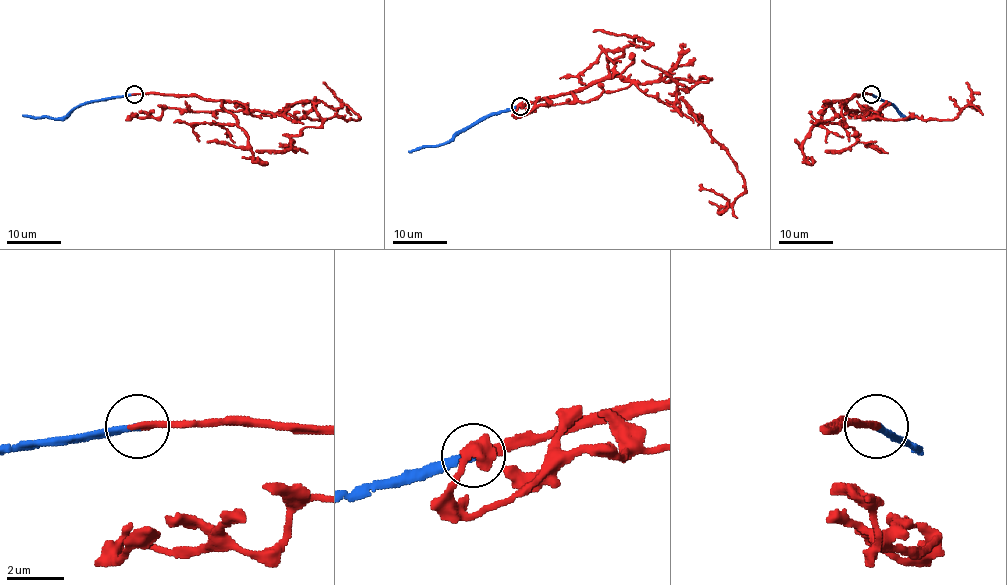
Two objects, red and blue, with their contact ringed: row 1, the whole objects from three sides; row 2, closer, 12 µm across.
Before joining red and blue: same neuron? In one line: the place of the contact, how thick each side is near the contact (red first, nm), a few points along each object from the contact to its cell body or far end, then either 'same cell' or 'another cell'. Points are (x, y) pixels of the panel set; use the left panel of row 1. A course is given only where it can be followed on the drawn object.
place (134, 94); calibres 300 and 240 nm; course red (134, 94), (238, 102), (254, 116), (286, 112), (320, 120), (359, 118), (344, 105), (329, 108), (314, 97); course blue (134, 94), (88, 101), (60, 118), (22, 114); same cell

